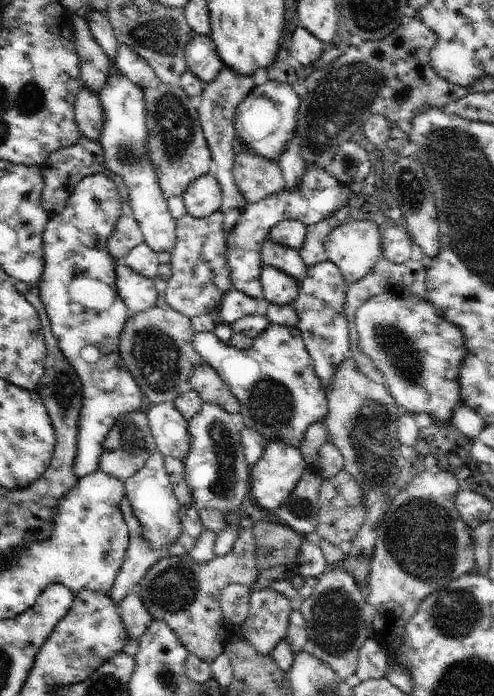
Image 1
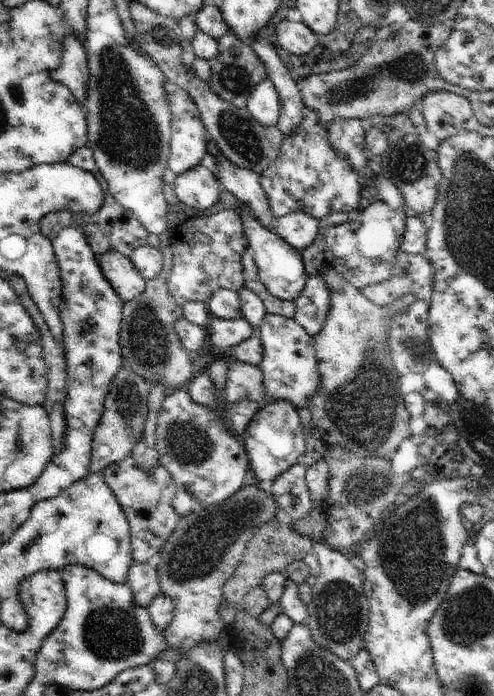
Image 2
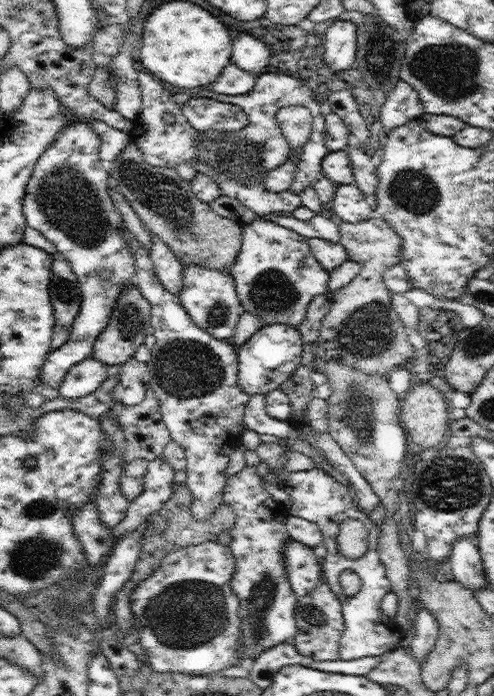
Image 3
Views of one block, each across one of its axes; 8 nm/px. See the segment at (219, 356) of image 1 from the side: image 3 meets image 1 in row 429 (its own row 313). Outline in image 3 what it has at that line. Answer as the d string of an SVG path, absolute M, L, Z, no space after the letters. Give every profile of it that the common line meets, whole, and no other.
M262 216L244 224L242 236L242 246L231 270L240 304L245 312L256 314L264 325L286 324L299 330L312 298L328 293L329 272L316 260L305 236L276 224L272 217Z

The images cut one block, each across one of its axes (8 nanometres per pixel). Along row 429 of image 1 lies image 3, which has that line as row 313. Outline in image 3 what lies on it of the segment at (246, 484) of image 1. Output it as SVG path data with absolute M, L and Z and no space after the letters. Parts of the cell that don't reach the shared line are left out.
M198 264L184 266L182 290L180 290L178 298L196 326L214 338L218 338L218 340L230 340L234 336L240 316L245 312L244 307L240 304L240 298L238 298L230 270L220 272L220 270L204 268Z

